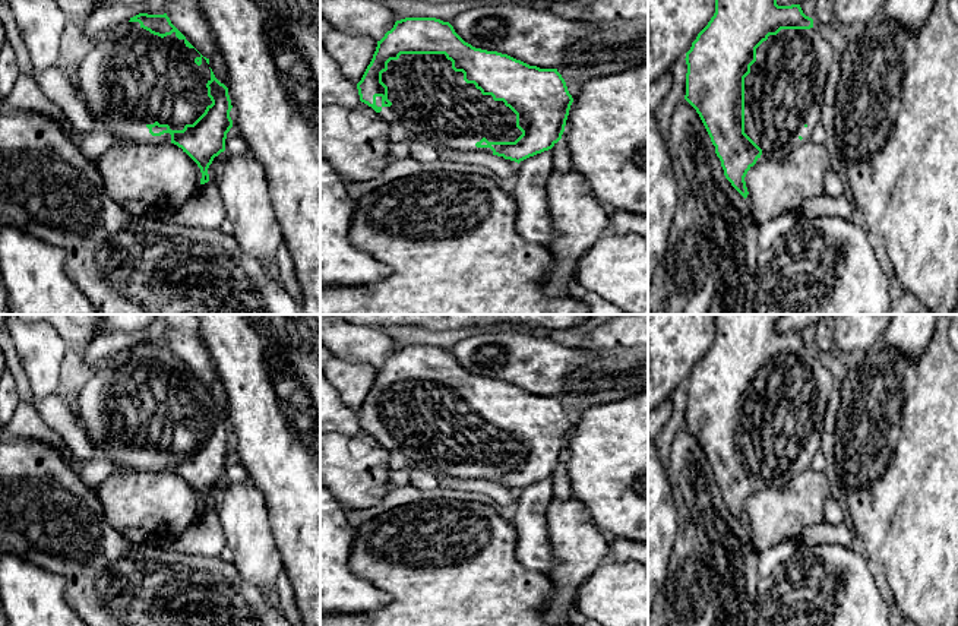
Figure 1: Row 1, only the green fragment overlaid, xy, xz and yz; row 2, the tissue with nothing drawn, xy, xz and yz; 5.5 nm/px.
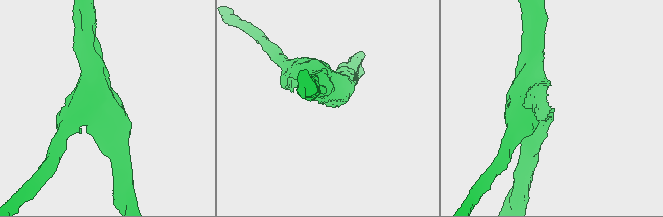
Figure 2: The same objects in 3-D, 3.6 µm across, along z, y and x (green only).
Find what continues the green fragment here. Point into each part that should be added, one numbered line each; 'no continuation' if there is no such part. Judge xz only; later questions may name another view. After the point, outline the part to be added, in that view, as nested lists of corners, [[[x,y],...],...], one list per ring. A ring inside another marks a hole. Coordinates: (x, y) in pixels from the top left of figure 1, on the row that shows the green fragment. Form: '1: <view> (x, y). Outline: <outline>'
1: xz (433, 101). Outline: [[[401,54],[388,63],[382,82],[392,105],[383,107],[382,97],[376,97],[376,105],[382,108],[379,116],[402,124],[424,142],[493,154],[475,143],[483,137],[515,142],[522,135],[516,114],[503,101],[494,101],[474,83],[467,83],[464,73],[455,72],[445,54]]]

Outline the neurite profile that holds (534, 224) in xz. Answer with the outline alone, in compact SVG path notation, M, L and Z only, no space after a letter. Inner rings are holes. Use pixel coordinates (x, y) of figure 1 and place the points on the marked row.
M551 149L521 161L512 193L518 203L516 231L525 241L537 246L547 246L556 237L547 200L551 171Z

